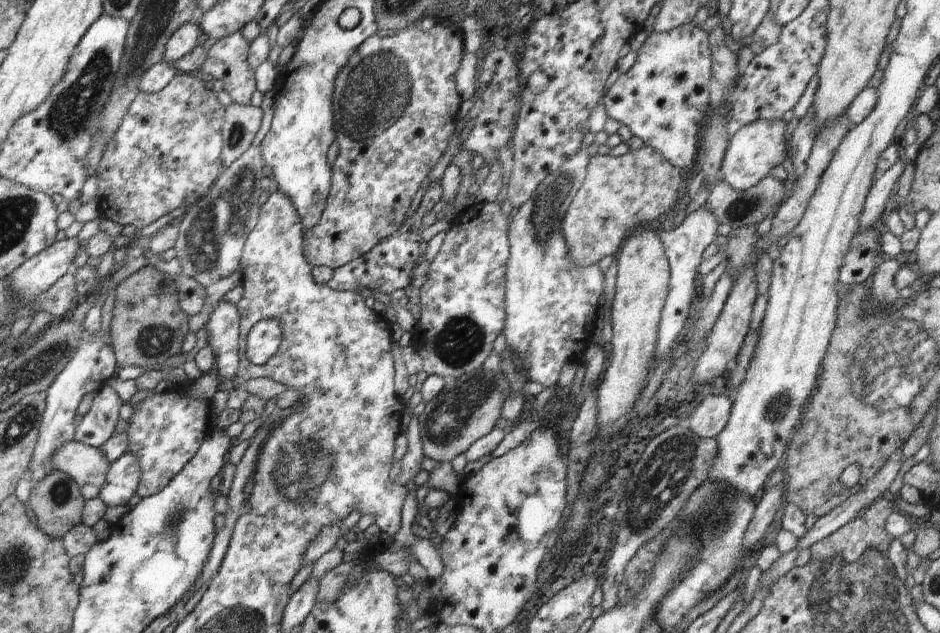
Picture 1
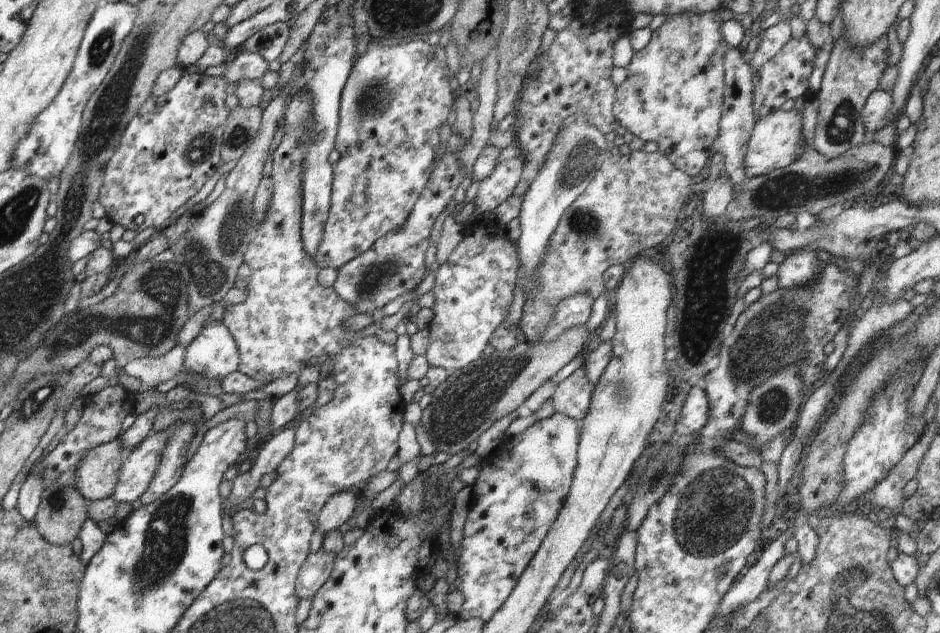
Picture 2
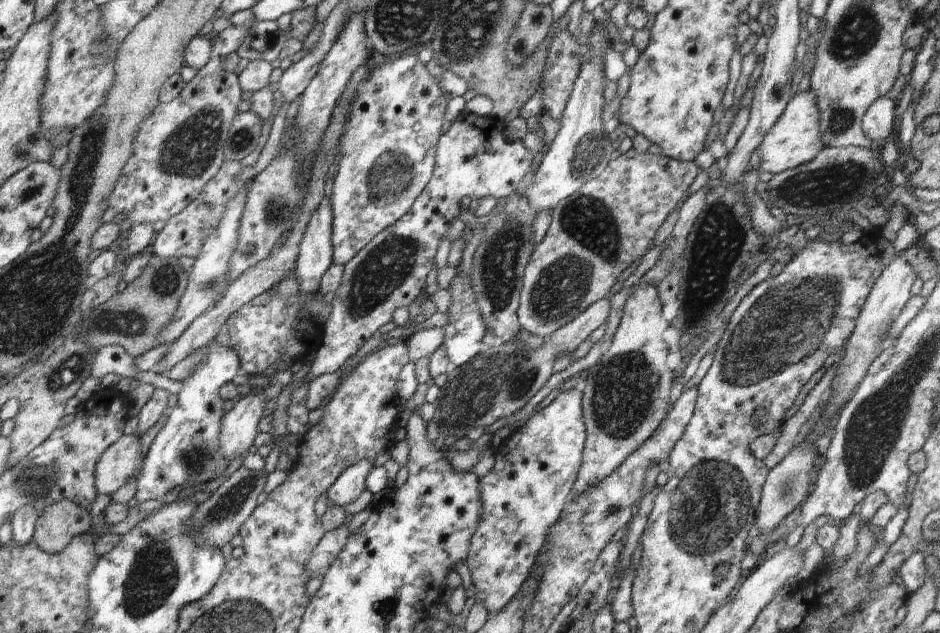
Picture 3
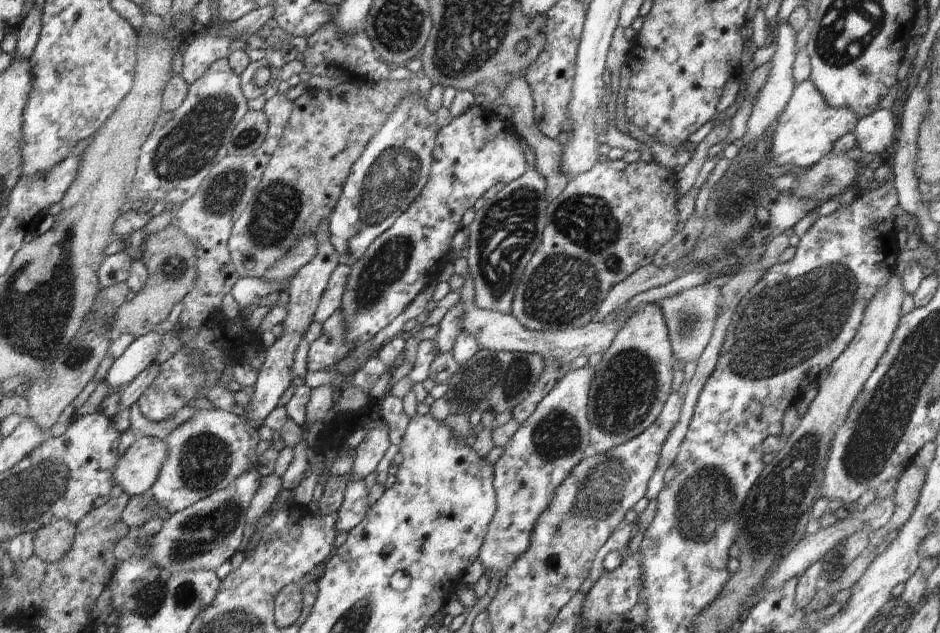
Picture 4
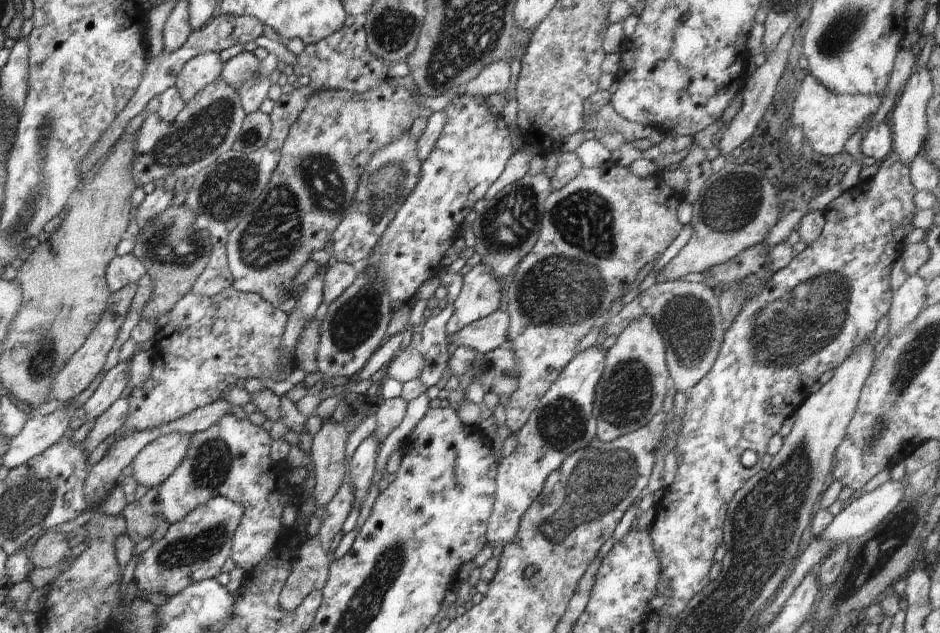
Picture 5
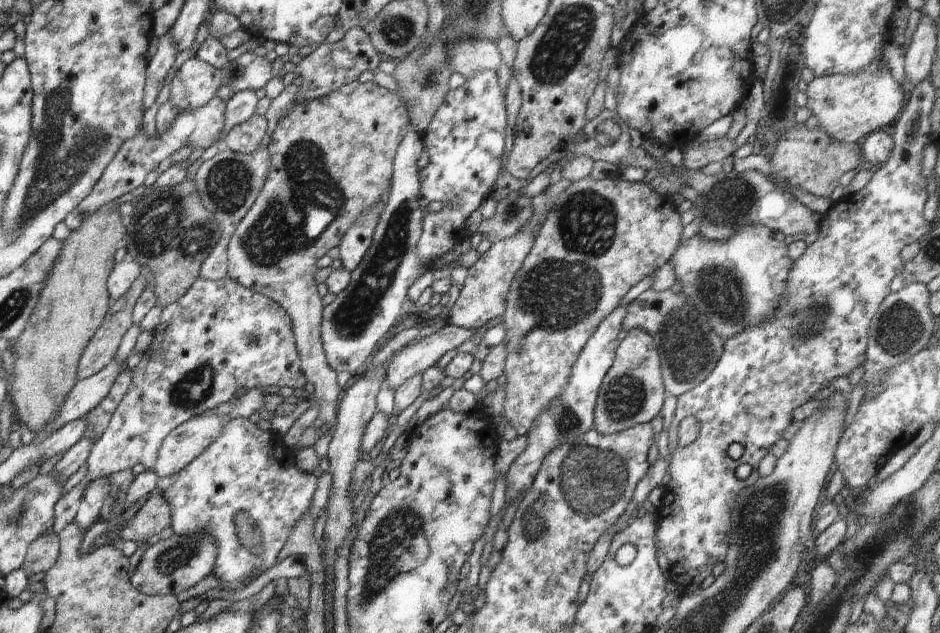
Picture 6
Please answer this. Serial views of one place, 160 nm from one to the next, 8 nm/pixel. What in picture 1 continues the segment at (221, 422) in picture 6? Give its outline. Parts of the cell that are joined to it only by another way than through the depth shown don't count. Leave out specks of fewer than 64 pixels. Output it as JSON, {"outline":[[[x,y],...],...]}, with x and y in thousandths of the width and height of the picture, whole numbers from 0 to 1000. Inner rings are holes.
{"outline":[[[77,695],[67,701],[56,720],[61,746],[73,749],[93,791],[104,785],[113,749],[118,741],[107,706],[99,706]]]}

